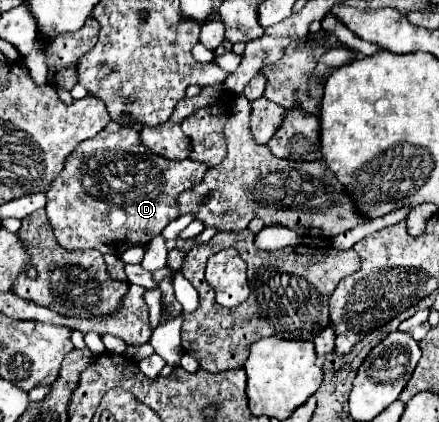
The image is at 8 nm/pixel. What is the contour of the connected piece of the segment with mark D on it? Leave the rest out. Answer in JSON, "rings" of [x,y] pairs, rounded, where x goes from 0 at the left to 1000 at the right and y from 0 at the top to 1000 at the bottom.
{"rings":[[[251,287],[237,310],[219,325],[187,334],[169,363],[146,386],[146,400],[128,429],[118,429],[105,453],[105,505],[109,524],[123,543],[132,576],[159,595],[187,590],[223,590],[228,600],[278,604],[301,581],[333,581],[351,566],[392,519],[410,509],[401,495],[401,467],[419,448],[442,443],[460,429],[469,410],[469,391],[446,386],[437,377],[383,382],[378,372],[351,367],[319,334],[319,315],[301,301],[278,301],[264,287]]]}

